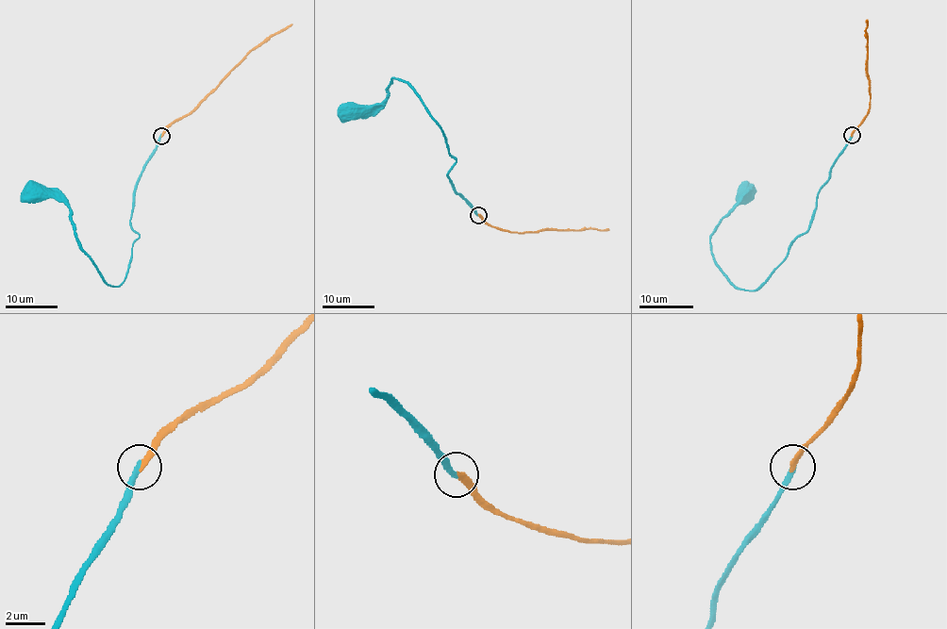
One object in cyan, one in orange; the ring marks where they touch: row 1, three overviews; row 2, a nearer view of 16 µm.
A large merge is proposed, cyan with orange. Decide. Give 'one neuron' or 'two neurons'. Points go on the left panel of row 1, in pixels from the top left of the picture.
one neuron

